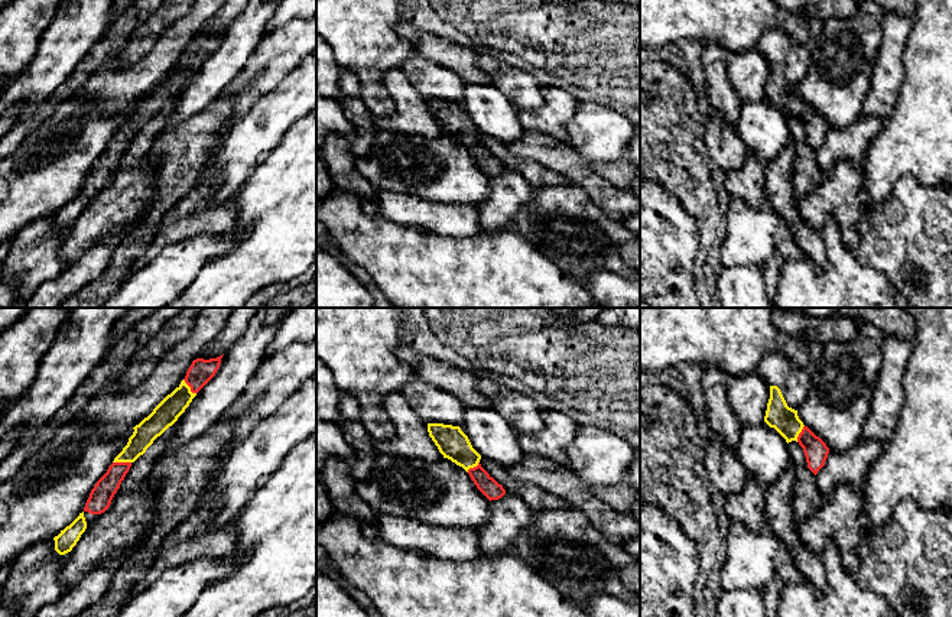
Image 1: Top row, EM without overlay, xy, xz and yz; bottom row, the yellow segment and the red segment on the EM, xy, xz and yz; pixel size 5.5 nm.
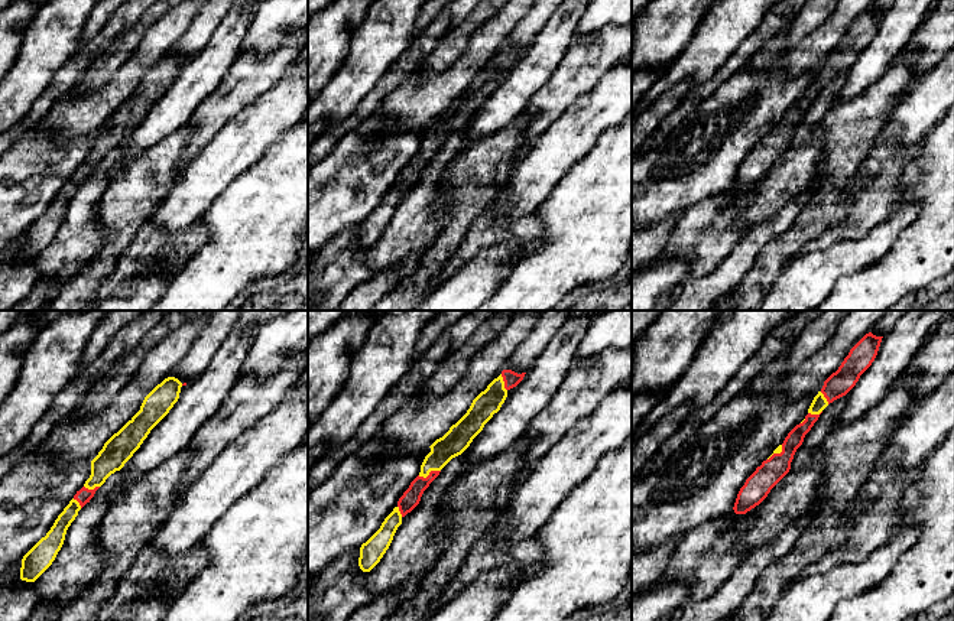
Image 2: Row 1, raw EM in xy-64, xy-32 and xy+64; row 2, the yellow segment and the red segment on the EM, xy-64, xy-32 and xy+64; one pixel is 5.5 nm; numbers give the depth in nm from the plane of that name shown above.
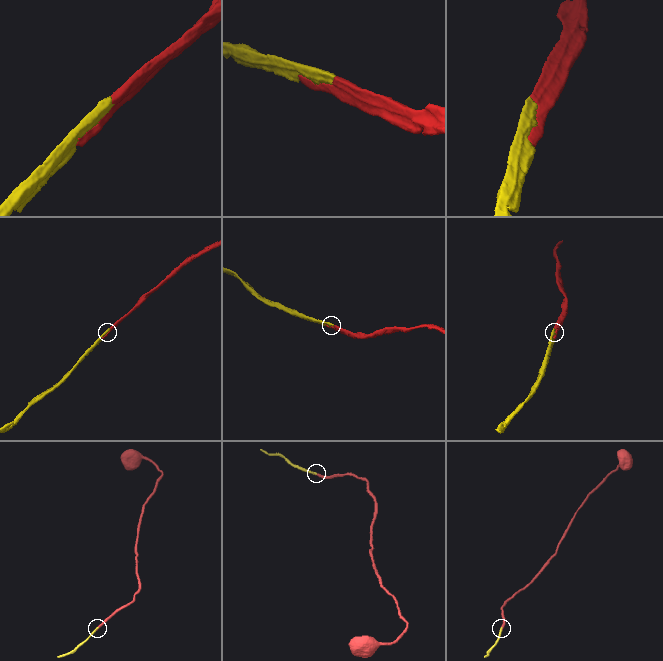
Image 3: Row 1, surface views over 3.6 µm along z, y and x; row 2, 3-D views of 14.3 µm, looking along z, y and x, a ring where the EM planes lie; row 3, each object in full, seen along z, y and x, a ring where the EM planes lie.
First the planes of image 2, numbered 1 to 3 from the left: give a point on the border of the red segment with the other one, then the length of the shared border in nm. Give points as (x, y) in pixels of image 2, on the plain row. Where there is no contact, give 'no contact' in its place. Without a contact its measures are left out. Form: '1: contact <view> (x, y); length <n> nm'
1: contact xy-64 (91, 165); length 90 nm
2: contact xy-32 (428, 150); length 130 nm
3: contact xy+64 (814, 90); length 80 nm

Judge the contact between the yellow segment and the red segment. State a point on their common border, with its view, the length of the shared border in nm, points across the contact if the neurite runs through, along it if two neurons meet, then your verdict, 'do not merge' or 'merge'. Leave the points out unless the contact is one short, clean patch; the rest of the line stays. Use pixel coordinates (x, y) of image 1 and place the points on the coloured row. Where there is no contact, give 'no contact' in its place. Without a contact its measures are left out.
meets yellow in xy at (122, 461); contact 100 nm long; merge

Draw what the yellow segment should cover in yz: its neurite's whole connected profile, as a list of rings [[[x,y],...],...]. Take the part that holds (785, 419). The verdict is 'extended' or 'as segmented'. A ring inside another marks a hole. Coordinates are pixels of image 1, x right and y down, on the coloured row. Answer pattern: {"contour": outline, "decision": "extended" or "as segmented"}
{"contour": [[[770,386],[770,399],[764,422],[774,428],[786,442],[796,441],[805,452],[808,468],[816,475],[829,454],[826,444],[816,436],[797,416],[797,410],[787,406],[780,389]]], "decision": "extended"}

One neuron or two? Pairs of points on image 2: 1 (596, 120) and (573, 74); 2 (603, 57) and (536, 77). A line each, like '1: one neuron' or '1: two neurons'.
1: two neurons
2: two neurons

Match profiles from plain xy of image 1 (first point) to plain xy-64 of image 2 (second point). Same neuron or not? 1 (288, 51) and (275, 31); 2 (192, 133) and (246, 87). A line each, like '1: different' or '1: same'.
1: different
2: different

